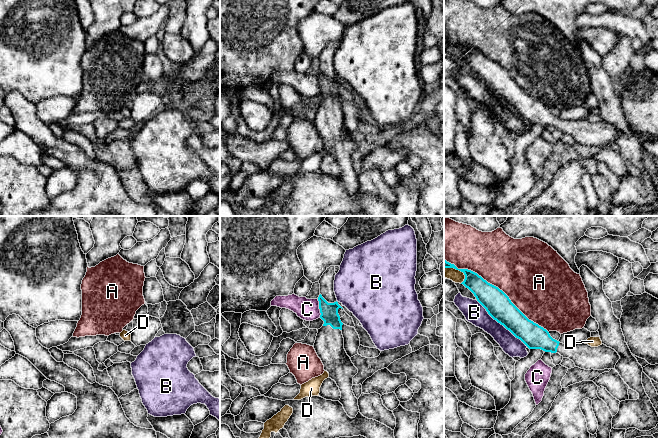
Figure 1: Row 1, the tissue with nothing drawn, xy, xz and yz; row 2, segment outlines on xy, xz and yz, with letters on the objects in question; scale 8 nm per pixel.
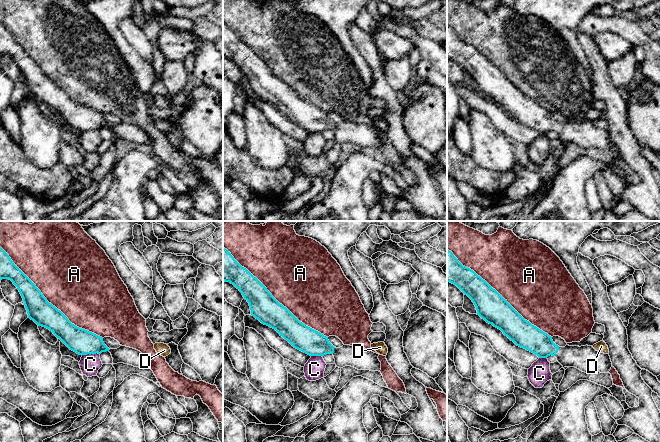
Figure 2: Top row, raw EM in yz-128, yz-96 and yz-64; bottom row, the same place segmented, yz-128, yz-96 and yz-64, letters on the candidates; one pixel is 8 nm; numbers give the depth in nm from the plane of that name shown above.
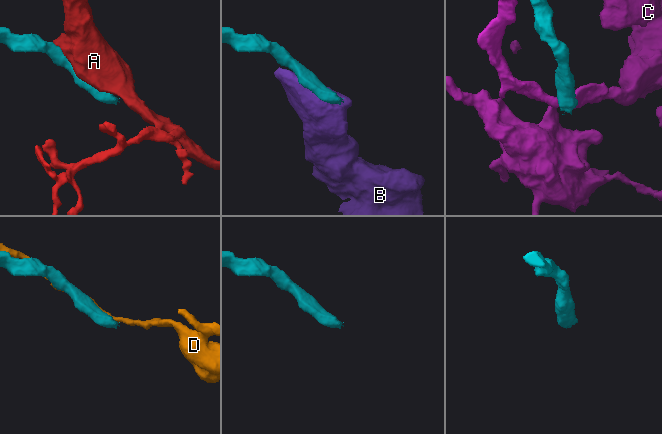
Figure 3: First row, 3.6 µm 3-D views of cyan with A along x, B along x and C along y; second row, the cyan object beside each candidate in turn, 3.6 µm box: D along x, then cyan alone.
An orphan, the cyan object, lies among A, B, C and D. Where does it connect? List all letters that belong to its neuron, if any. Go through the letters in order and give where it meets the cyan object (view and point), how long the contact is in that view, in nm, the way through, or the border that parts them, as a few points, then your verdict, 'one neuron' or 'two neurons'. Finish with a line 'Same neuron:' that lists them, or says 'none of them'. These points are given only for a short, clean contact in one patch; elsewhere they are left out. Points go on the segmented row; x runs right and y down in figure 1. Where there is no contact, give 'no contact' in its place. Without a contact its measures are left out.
A: yz (497, 287) | 1050 nm | two neurons
B: yz (501, 324) | 550 nm | two neurons
C: xz (319, 308) | 150 nm | two neurons
D: yz (457, 269) | 200 nm | two neurons
Same neuron: none of them

